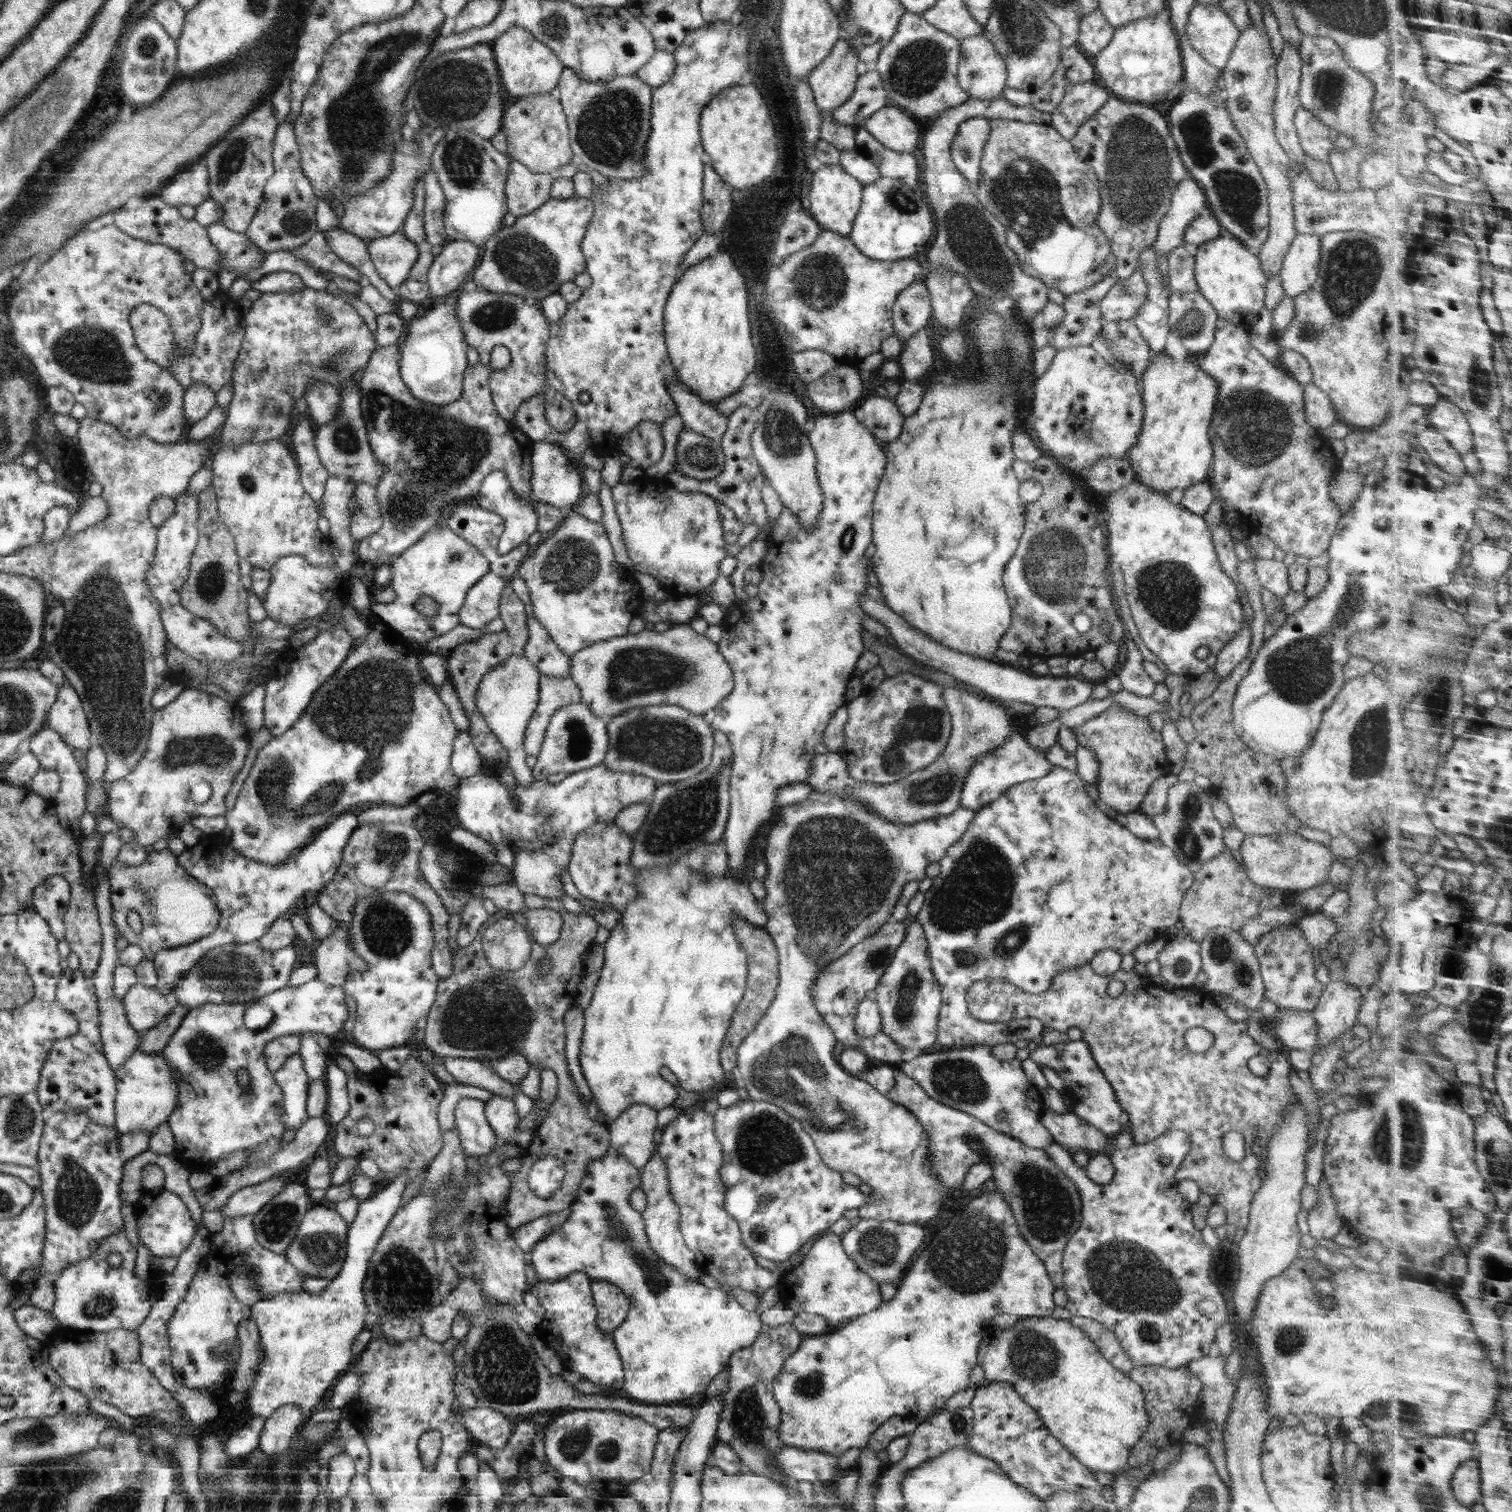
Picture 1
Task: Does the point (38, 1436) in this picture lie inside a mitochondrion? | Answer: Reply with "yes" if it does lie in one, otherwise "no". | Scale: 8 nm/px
yes

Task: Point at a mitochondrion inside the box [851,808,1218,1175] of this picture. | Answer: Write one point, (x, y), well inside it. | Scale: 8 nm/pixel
(977, 890)

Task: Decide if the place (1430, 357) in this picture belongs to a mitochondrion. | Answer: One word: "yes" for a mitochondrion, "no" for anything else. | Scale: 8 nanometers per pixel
no

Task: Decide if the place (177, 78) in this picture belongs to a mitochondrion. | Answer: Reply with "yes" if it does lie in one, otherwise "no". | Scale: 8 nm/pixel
no

